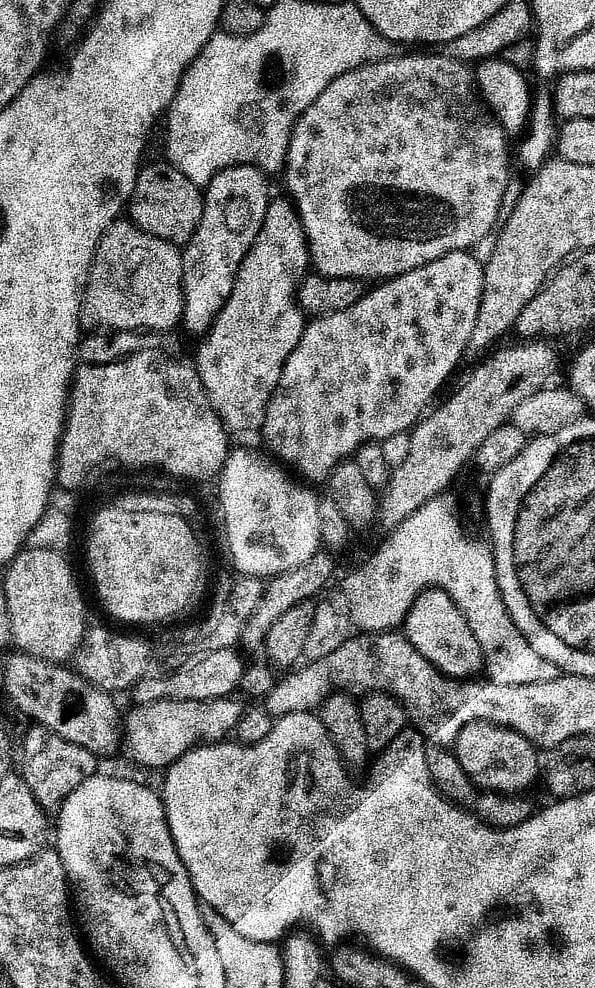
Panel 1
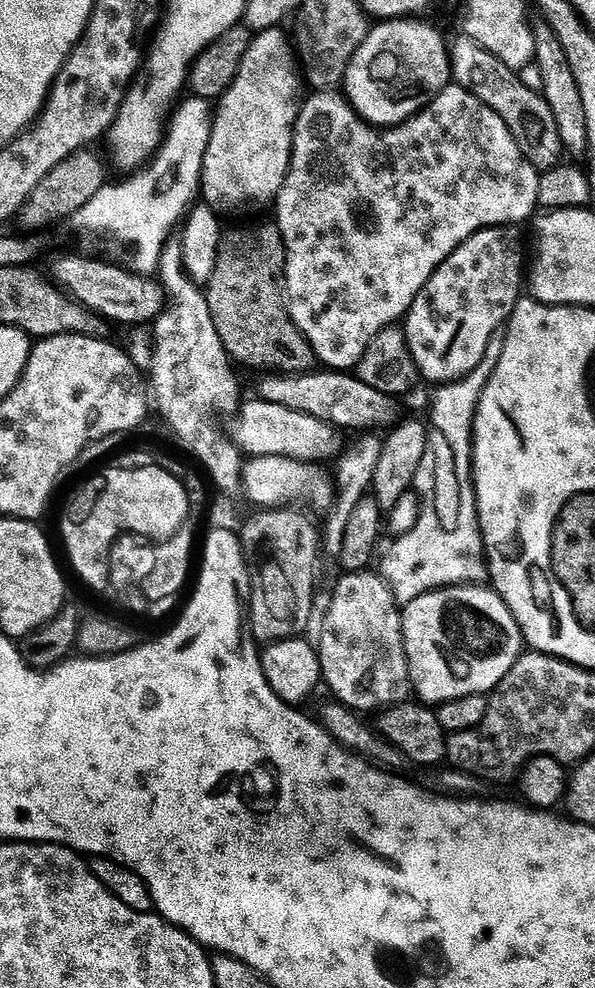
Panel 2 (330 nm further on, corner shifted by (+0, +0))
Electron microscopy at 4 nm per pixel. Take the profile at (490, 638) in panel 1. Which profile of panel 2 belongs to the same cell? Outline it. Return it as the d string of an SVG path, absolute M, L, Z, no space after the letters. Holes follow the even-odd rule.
M421 500L417 525L404 536L395 537L392 542L392 549L384 556L382 575L401 606L414 602L412 596L404 596L404 592L416 592L412 584L437 584L439 588L449 588L452 584L478 584L485 579L484 539L480 533L476 500Z

